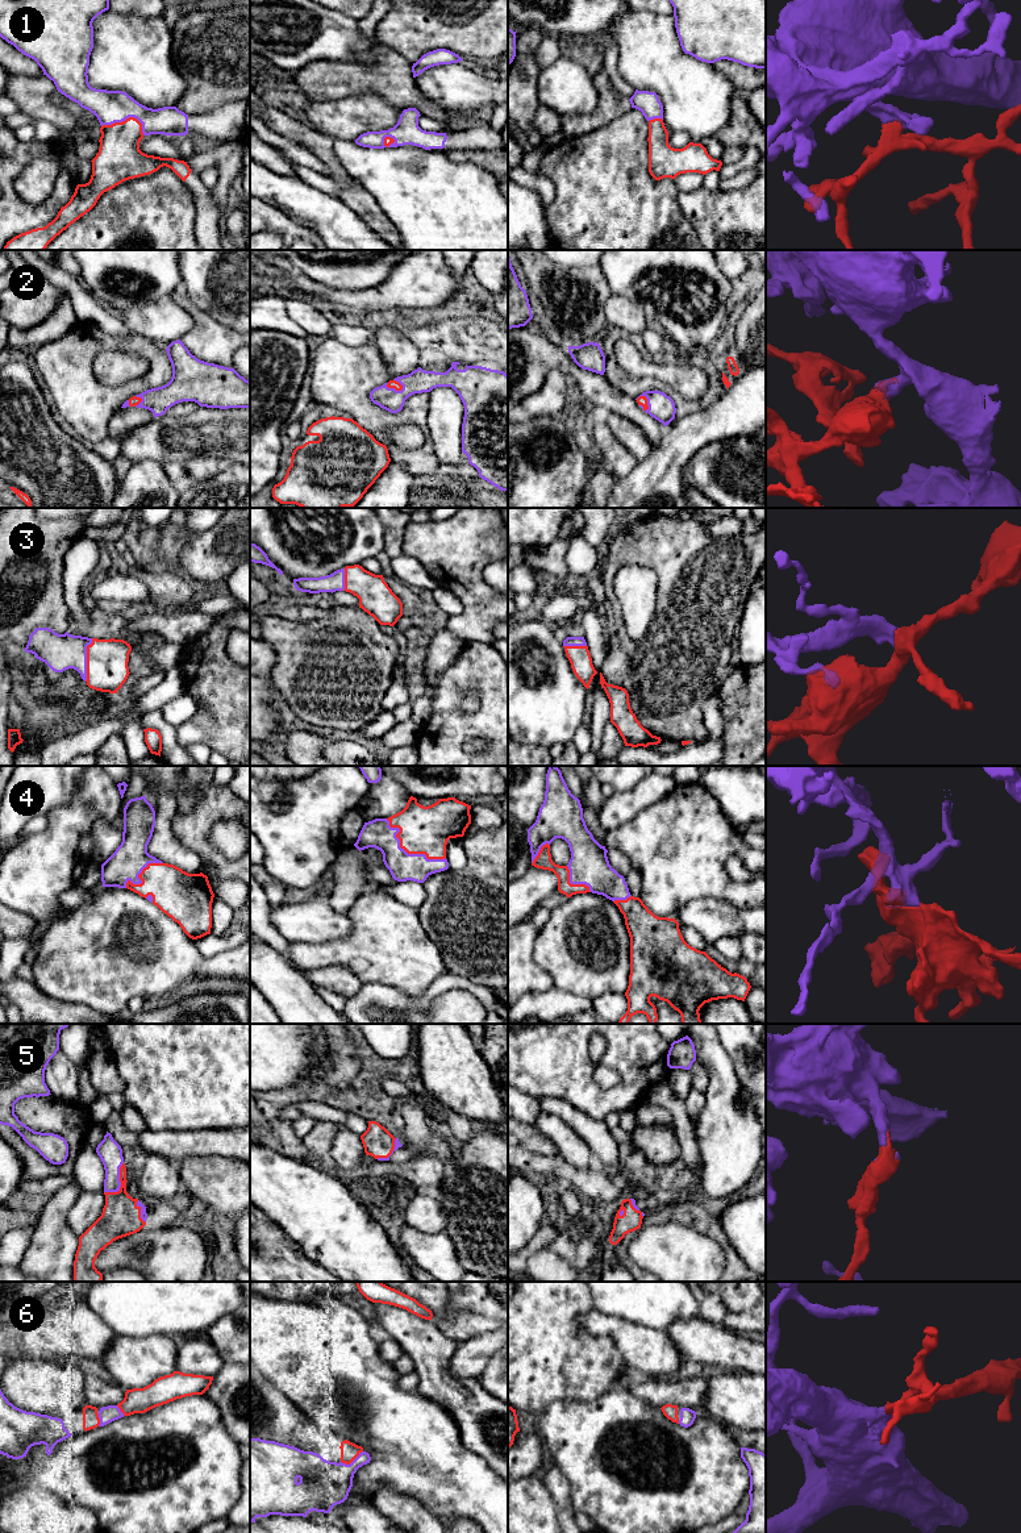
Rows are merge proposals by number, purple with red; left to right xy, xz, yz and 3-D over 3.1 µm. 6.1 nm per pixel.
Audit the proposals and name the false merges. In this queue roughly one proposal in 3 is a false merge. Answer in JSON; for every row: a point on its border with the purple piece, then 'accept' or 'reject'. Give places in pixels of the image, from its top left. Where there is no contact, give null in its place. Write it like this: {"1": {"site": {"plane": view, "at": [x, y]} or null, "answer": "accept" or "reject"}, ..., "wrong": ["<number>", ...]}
{"1": {"site": {"plane": "xy", "at": [126, 117]}, "answer": "accept"}, "2": {"site": {"plane": "yz", "at": [647, 402]}, "answer": "accept"}, "3": {"site": {"plane": "xy", "at": [86, 659]}, "answer": "accept"}, "4": {"site": {"plane": "xz", "at": [405, 852]}, "answer": "accept"}, "5": {"site": {"plane": "xy", "at": [120, 1183]}, "answer": "accept"}, "6": {"site": {"plane": "xz", "at": [353, 1461]}, "answer": "accept"}, "wrong": []}

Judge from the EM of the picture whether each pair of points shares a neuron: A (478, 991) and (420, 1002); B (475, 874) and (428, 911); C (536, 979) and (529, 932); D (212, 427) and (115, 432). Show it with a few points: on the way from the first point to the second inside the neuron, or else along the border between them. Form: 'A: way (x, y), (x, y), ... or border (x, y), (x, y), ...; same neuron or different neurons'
A: way (463, 983), (444, 983), (434, 990); same neuron
B: way (463, 886), (440, 909); same neuron
C: way (525, 967), (525, 944); same neuron
D: border (154, 417), (134, 428), (117, 444); different neurons

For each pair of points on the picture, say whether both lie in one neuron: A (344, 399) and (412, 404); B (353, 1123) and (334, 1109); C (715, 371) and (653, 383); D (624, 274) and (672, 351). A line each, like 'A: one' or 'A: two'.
A: one
B: two
C: one
D: two

